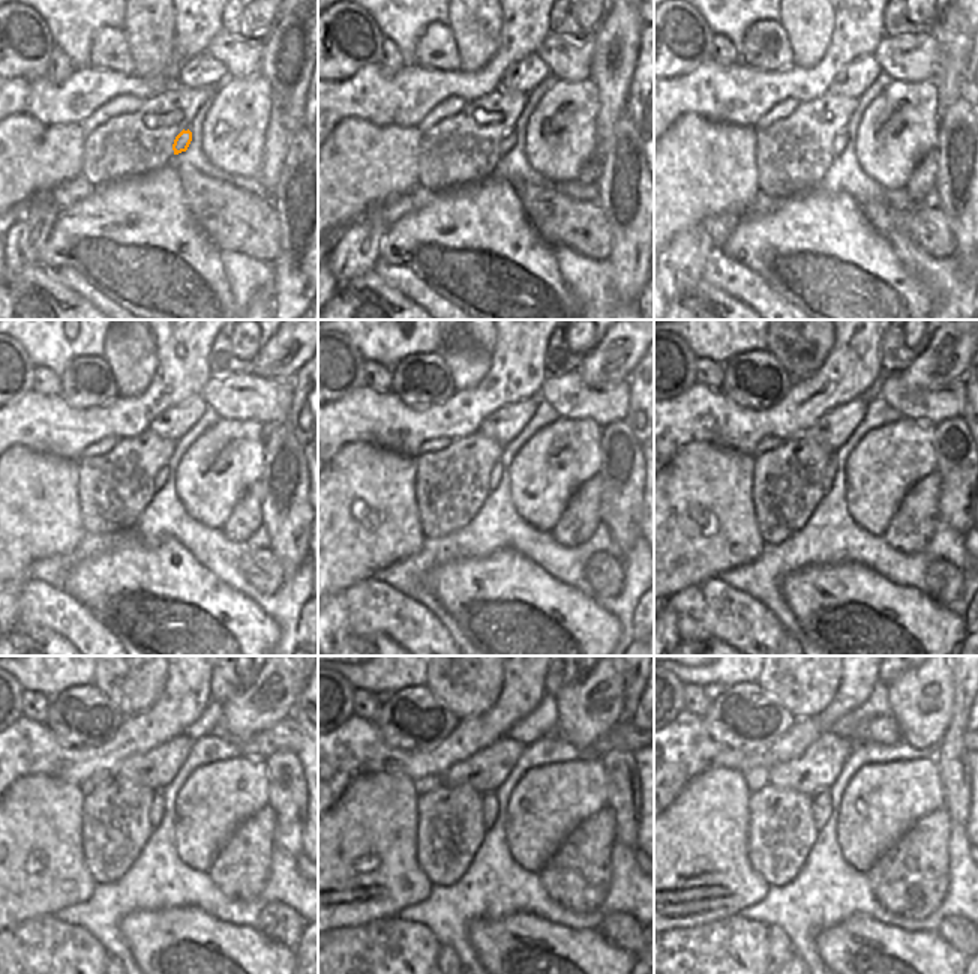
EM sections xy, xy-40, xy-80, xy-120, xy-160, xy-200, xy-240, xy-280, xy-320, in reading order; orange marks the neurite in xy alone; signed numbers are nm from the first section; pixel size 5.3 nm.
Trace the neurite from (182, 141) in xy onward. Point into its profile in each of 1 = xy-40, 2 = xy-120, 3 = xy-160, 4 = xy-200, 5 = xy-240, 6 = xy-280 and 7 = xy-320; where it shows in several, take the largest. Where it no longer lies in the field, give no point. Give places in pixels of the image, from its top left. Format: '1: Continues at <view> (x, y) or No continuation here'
1: Continues at xy-40 (507, 143)
2: Continues at xy-120 (162, 476)
3: Continues at xy-160 (495, 474)
4: Continues at xy-200 (831, 467)
5: Continues at xy-240 (158, 805)
6: Continues at xy-280 (489, 799)
7: Continues at xy-320 (821, 809).

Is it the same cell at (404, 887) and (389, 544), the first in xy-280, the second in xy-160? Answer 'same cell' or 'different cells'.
same cell

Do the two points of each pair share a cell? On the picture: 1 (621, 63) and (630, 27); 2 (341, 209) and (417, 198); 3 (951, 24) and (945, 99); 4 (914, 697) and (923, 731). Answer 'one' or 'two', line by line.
1: one
2: two
3: one
4: one

